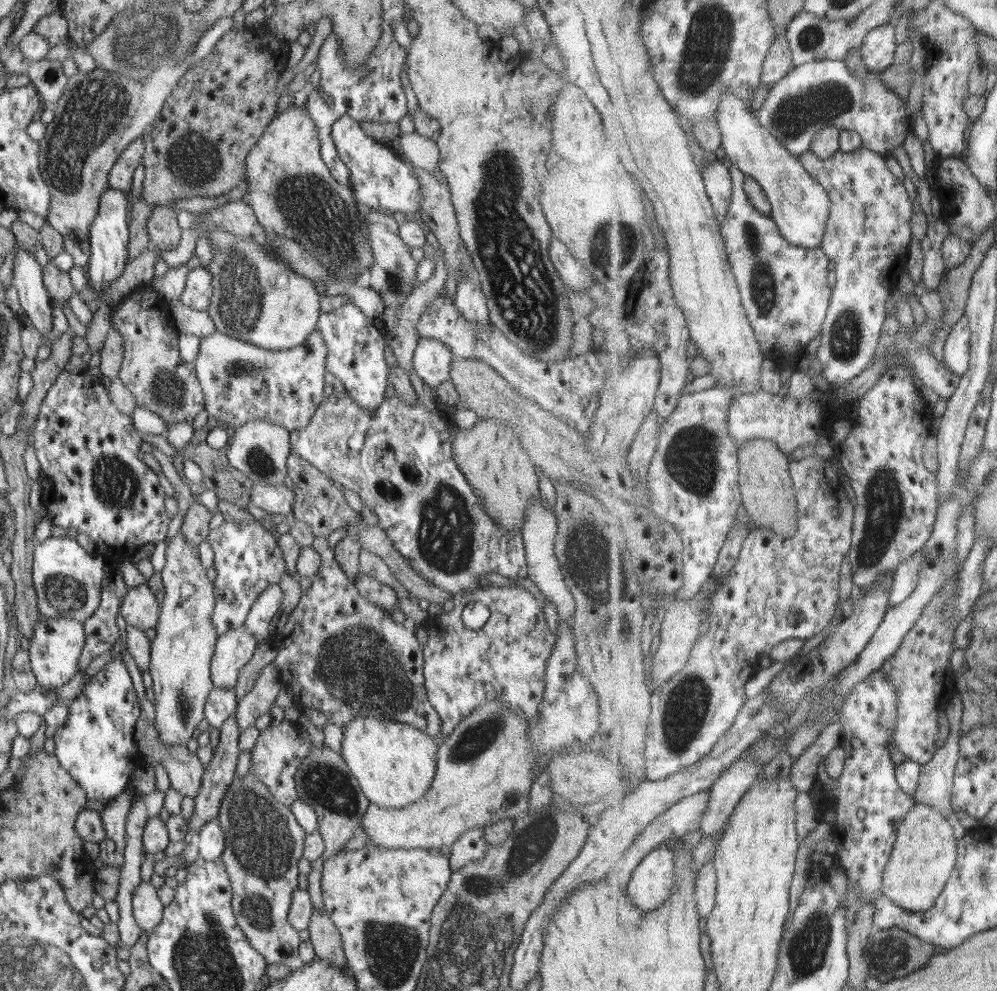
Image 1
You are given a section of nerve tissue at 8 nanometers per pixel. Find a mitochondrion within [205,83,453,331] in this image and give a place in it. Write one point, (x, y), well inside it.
(309, 206)

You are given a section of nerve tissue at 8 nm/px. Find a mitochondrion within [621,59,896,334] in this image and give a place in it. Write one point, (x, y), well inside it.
(798, 110)

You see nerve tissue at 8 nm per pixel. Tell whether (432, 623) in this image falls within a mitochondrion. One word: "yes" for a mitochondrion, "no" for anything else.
no

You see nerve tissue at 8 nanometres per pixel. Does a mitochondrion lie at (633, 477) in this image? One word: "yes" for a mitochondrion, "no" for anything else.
no

